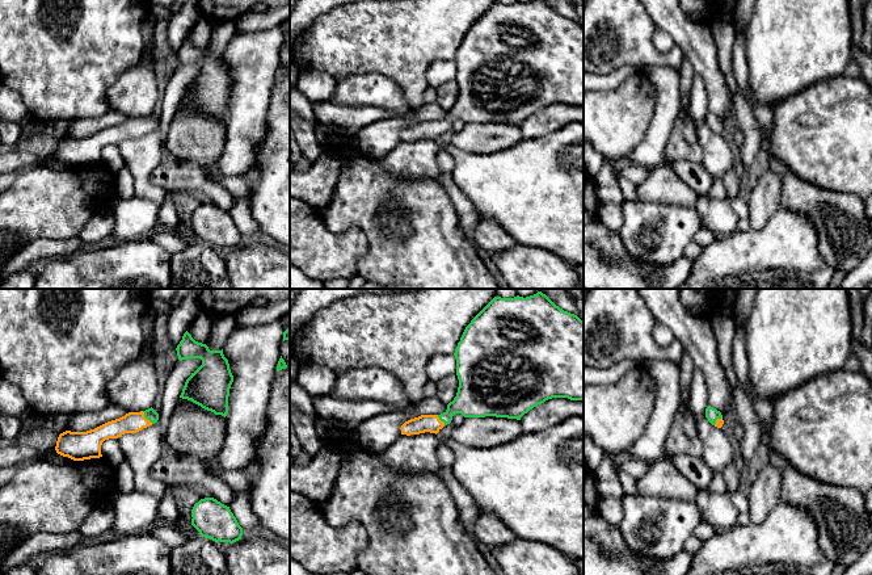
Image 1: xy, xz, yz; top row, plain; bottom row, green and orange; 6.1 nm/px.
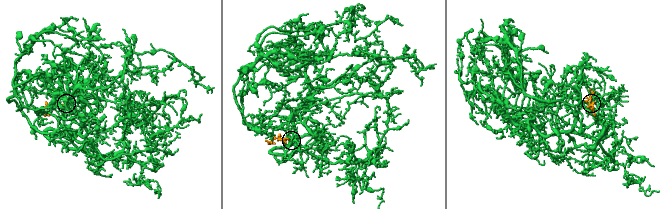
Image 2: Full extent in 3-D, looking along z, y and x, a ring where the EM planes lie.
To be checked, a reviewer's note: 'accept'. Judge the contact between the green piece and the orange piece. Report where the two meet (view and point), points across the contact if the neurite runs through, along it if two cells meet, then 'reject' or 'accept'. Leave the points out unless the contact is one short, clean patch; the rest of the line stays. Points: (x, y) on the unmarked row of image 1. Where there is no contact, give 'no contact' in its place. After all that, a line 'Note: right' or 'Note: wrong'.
xy (146, 124) | across xy (150, 120), (146, 124), (133, 127) | accept
Note: right

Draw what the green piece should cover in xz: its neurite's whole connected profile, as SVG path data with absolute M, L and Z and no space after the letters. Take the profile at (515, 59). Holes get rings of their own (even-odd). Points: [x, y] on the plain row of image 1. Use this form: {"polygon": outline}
{"polygon": "M545 0L494 3L466 33L454 59L459 93L456 102L441 121L421 121L401 131L401 140L438 139L455 119L464 123L517 125L552 104L584 106L584 28L556 12Z"}

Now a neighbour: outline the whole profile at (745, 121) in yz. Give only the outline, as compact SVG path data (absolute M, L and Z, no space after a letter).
M745 30L734 32L732 68L740 89L736 95L733 95L734 125L743 134L743 142L740 147L740 158L742 165L747 169L754 163L762 148L762 129L745 96L745 92L749 89Z

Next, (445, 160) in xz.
M442 146L437 154L435 161L441 172L451 173L454 169L454 158Z

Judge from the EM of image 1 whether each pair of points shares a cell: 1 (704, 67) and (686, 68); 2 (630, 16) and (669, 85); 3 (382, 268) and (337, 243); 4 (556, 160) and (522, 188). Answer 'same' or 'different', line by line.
1: different
2: different
3: different
4: same

